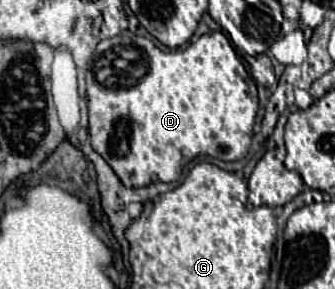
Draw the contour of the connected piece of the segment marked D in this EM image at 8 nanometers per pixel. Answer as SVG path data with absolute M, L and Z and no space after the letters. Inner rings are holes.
M129 30L123 32L117 38L101 40L97 50L95 50L95 54L93 54L93 60L87 64L87 100L89 100L89 134L91 134L91 144L109 162L109 166L113 166L113 172L129 188L147 186L151 182L175 182L181 176L181 162L189 162L189 160L193 160L195 156L201 156L201 154L219 158L223 162L241 160L247 154L249 146L251 146L253 122L255 122L255 116L257 116L257 110L259 110L259 98L257 98L255 82L247 74L247 70L241 64L235 48L231 46L231 42L227 40L227 36L223 32L203 34L197 42L191 42L187 48L175 50L175 52L163 52L151 40L147 40L143 36L135 36Z

